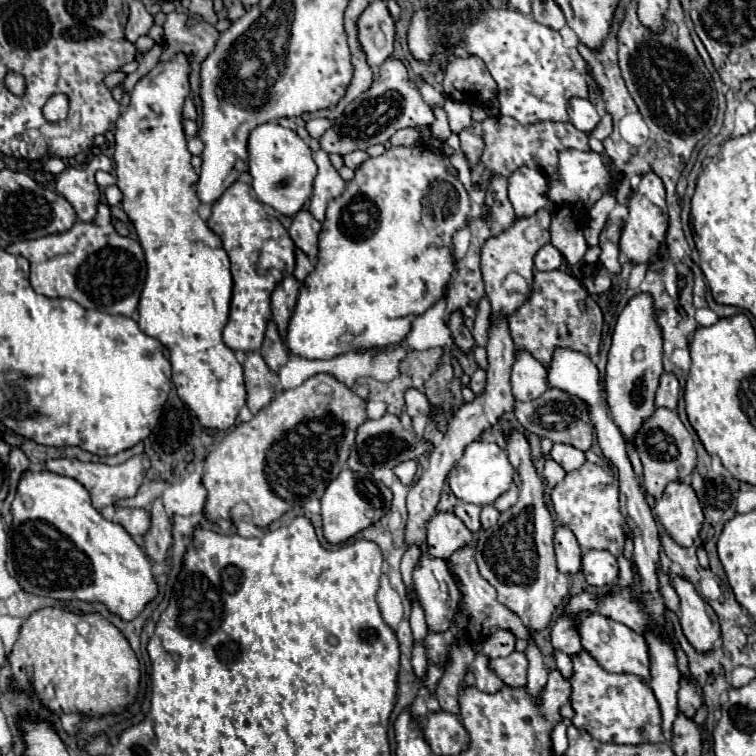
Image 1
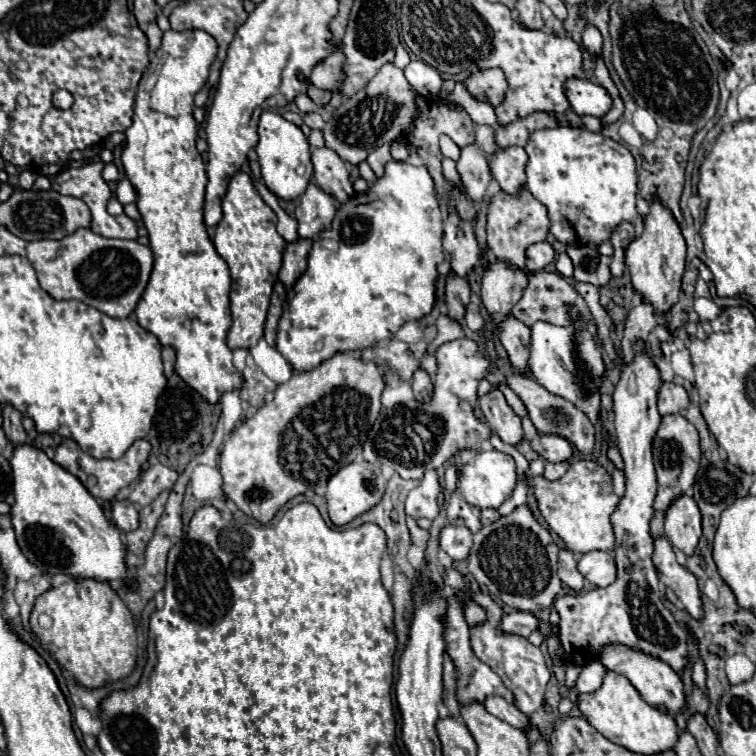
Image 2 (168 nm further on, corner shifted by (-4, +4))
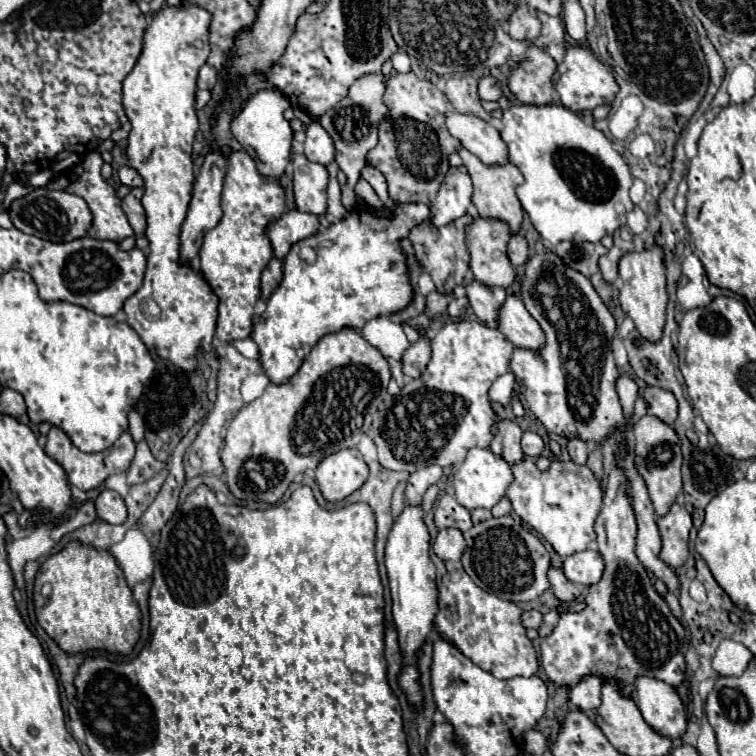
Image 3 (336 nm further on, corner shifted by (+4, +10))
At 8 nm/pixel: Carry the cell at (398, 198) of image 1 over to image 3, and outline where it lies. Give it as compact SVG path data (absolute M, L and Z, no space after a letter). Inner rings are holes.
M398 204L396 218L390 220L388 214L386 210L378 216L374 208L352 210L346 220L332 224L324 234L304 240L288 252L284 258L284 278L268 298L268 306L252 332L252 340L260 350L262 372L272 384L286 384L322 336L344 326L360 330L368 320L394 314L410 304L412 286L398 240L422 224L430 210L426 204ZM318 240L330 240L332 244L318 250L316 260L306 264L300 258L302 244L316 244Z

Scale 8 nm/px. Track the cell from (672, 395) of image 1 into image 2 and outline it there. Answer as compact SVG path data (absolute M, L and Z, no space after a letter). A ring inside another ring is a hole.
M662 382L658 392L658 412L666 416L666 414L682 412L686 408L688 408L688 394L684 386L674 382Z

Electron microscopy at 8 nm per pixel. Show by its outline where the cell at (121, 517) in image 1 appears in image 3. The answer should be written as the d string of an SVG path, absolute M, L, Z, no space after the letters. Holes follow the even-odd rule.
M102 490L100 496L94 500L94 506L96 506L98 518L102 518L110 524L122 524L128 516L128 512L124 508L124 500L114 490Z

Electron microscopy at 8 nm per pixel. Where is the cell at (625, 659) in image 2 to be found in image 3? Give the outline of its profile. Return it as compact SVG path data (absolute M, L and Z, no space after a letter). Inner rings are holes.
M640 676L636 680L638 708L648 726L670 740L682 738L686 732L686 712L676 690L660 680Z

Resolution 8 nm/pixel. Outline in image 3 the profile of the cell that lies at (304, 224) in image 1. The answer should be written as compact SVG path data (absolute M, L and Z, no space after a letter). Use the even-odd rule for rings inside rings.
M292 150L292 168L296 208L320 216L322 228L328 228L330 222L326 220L326 186L328 186L326 166L308 160L304 152Z

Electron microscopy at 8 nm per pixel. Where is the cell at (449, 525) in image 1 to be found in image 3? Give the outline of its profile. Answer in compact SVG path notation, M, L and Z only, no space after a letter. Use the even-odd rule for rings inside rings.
M456 528L440 530L434 540L434 546L432 546L434 554L444 562L446 560L460 560L464 548L466 548L466 540L464 540L462 532Z

